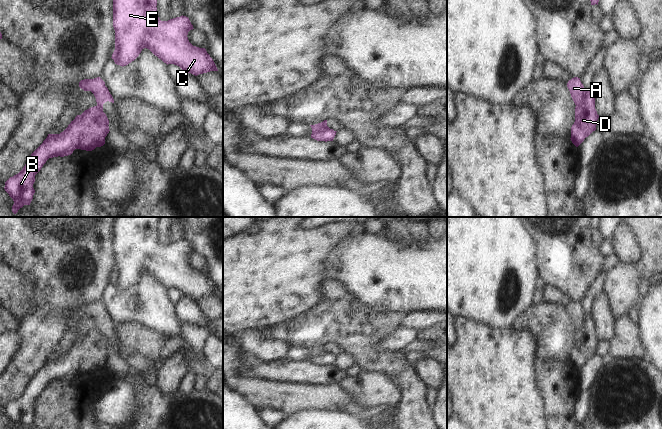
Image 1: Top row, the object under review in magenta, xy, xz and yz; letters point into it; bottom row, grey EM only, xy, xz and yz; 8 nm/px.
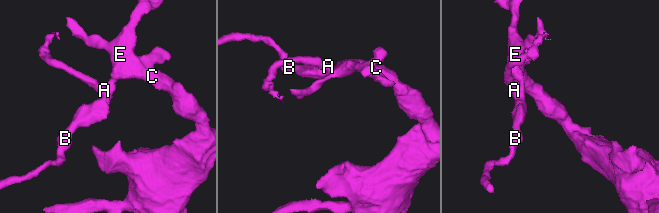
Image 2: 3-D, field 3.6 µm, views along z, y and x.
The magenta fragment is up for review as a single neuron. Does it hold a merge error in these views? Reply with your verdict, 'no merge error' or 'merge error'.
merge error

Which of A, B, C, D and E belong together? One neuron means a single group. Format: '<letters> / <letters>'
A / B C D E

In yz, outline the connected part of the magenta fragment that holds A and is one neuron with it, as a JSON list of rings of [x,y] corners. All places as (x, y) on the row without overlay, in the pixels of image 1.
[[[574,301],[568,305],[567,311],[570,315],[571,321],[576,330],[583,328],[583,321],[585,319],[585,312],[580,305],[580,302]]]

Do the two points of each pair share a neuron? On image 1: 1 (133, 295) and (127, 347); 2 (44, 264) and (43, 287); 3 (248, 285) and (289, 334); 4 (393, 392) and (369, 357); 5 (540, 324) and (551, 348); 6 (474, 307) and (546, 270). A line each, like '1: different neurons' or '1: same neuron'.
1: different neurons
2: same neuron
3: different neurons
4: different neurons
5: same neuron
6: different neurons

